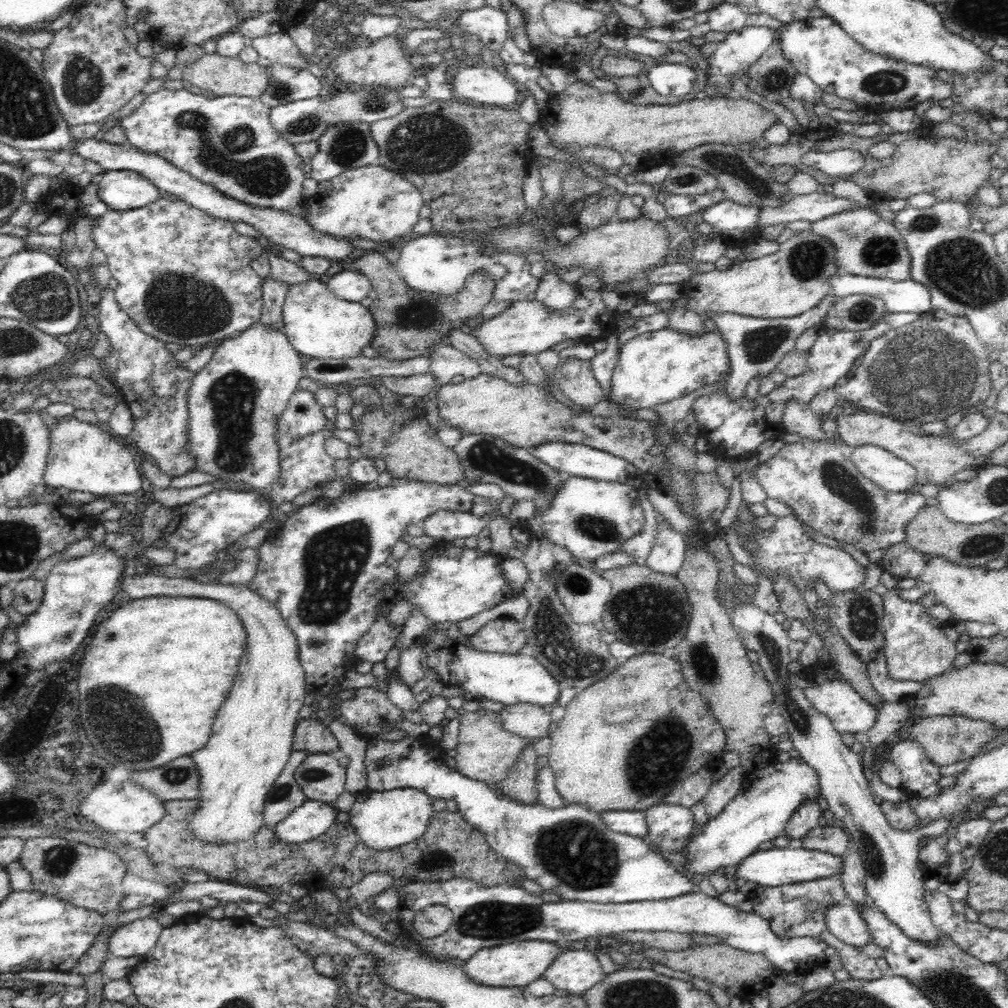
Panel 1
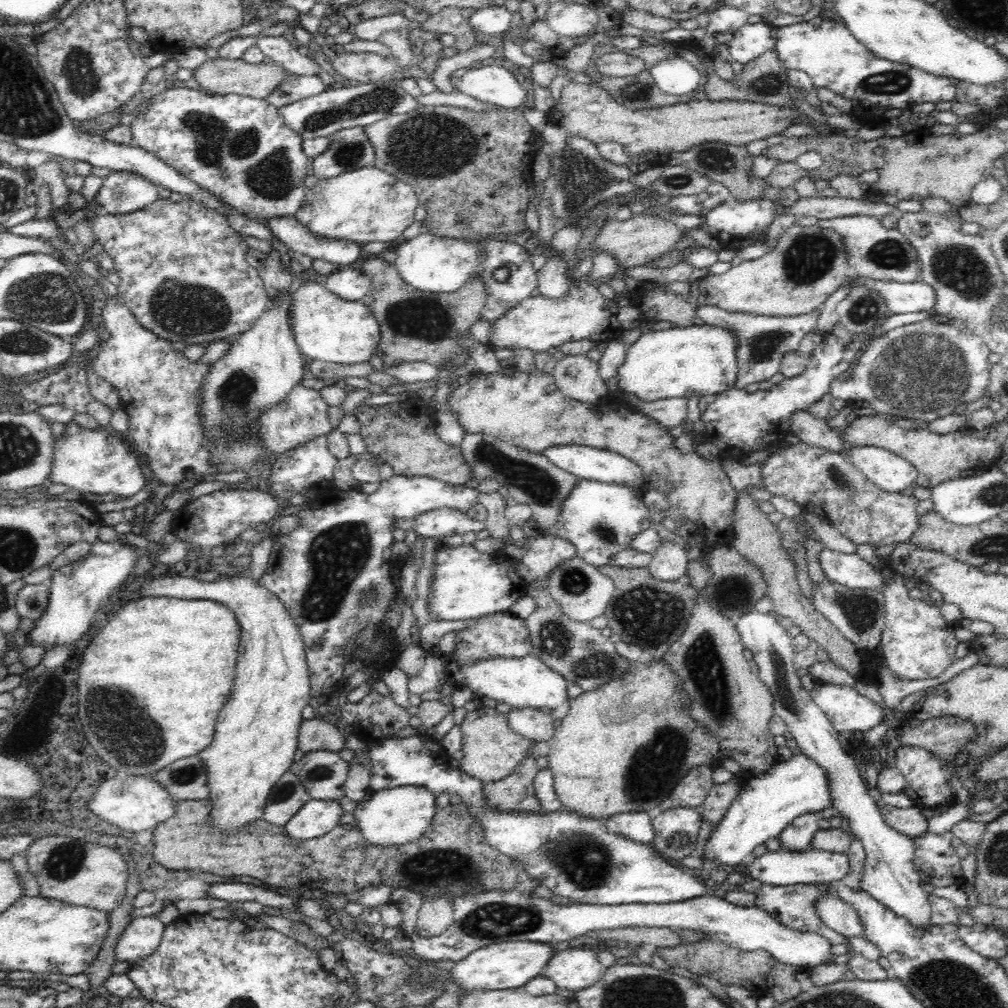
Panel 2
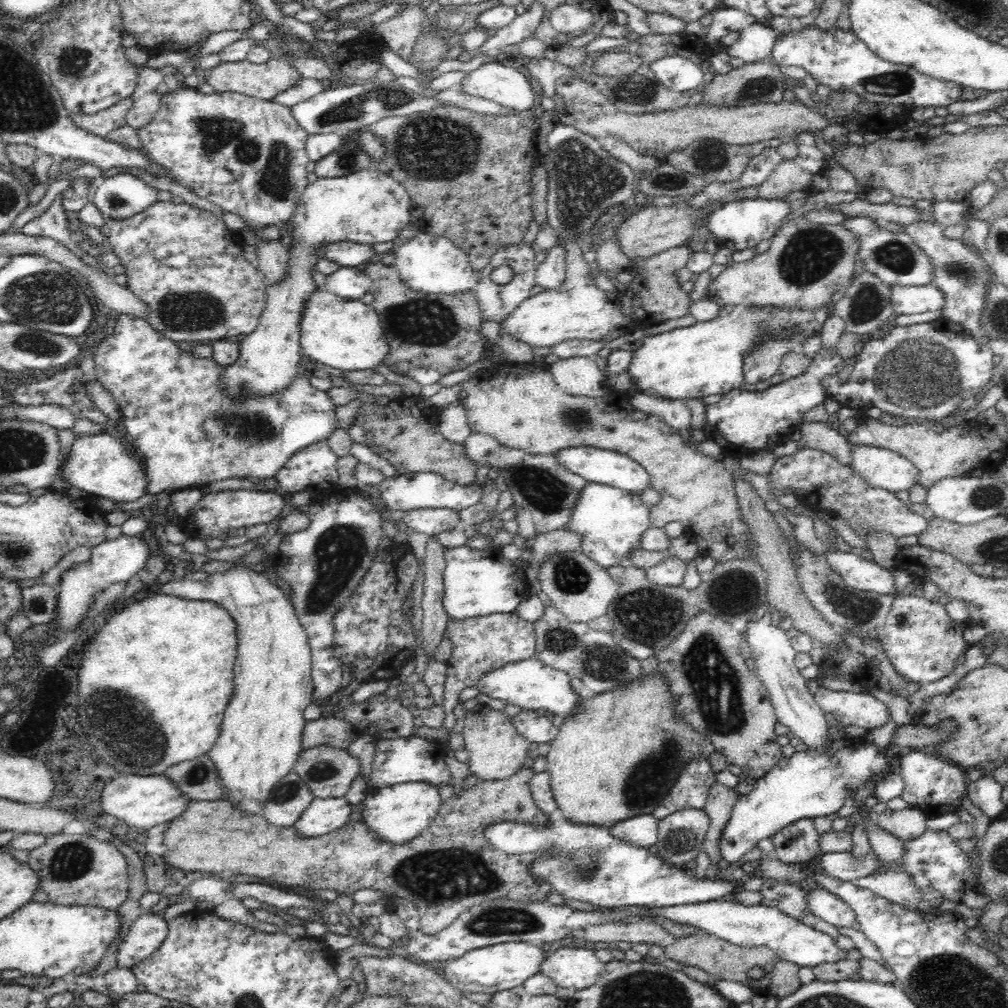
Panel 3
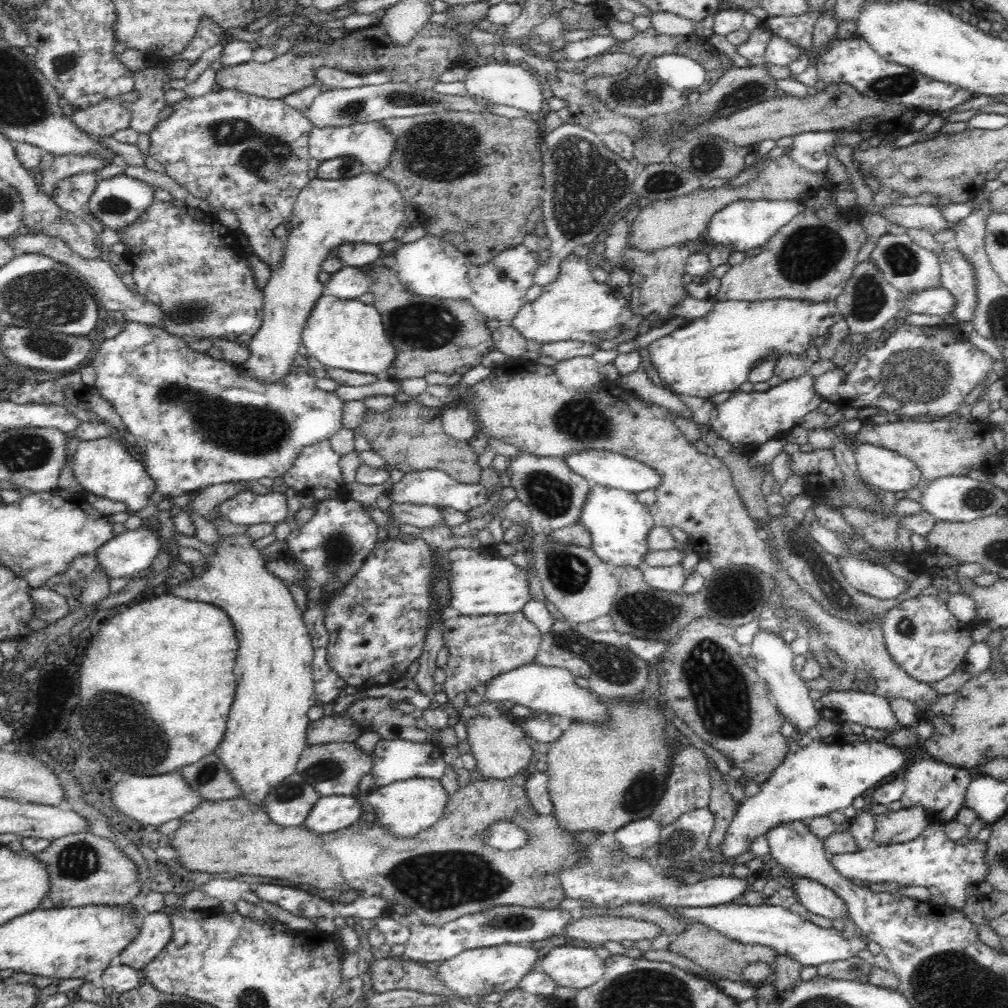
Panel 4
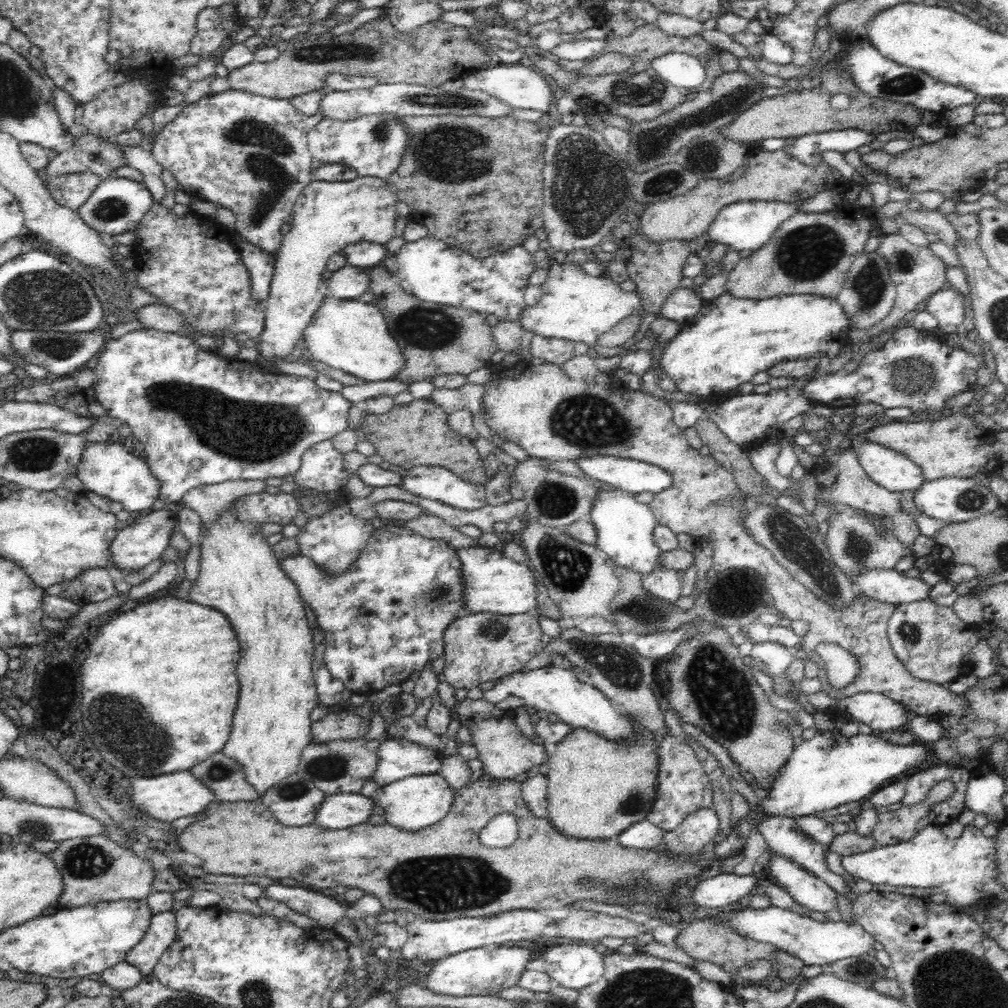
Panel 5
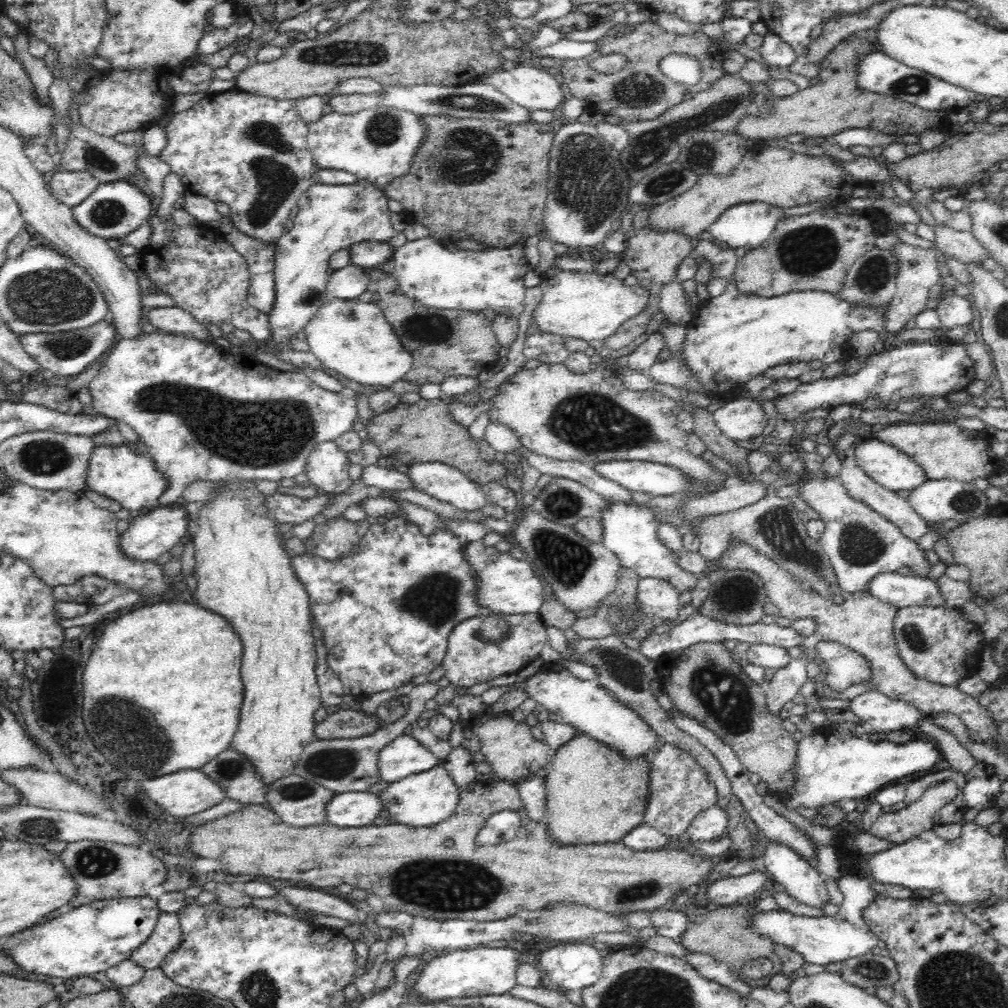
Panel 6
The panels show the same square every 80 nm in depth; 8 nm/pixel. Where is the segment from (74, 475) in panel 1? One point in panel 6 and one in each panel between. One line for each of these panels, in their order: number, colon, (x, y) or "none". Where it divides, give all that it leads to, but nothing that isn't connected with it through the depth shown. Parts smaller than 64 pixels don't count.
2: (93, 461)
3: (99, 464)
4: (103, 467)
5: (108, 469)
6: (116, 472)

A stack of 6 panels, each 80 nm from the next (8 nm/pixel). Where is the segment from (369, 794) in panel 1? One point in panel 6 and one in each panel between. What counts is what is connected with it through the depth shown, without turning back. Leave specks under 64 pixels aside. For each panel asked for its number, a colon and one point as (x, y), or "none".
2: (394, 816)
3: (398, 813)
4: (404, 808)
5: (412, 803)
6: (426, 798)

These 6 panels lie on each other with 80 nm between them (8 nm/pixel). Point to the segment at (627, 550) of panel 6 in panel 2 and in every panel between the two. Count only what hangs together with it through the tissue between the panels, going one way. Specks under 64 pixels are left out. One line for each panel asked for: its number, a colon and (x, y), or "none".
2: (599, 519)
3: (611, 522)
4: (618, 523)
5: (624, 527)

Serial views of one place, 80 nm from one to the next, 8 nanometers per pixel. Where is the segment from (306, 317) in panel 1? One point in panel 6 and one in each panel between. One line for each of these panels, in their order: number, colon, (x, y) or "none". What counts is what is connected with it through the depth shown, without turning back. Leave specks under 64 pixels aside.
2: (327, 328)
3: (347, 334)
4: (348, 334)
5: (350, 335)
6: (354, 338)

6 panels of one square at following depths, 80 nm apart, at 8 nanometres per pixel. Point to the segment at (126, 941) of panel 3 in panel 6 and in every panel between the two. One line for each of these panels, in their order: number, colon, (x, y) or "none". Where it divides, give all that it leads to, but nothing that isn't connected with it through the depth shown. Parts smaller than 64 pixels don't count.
4: (156, 931)
5: (162, 931)
6: (167, 935)

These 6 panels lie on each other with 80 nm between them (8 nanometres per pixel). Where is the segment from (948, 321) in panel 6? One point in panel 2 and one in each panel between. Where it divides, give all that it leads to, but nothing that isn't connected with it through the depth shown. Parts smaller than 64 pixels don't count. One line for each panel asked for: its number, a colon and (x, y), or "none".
2: (901, 298)
3: (906, 299)
4: (938, 301)
5: (946, 305)

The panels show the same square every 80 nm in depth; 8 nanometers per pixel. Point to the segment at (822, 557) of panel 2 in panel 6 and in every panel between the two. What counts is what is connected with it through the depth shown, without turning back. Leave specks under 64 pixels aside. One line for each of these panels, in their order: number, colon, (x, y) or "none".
3: (857, 572)
4: (873, 579)
5: (889, 586)
6: (902, 591)

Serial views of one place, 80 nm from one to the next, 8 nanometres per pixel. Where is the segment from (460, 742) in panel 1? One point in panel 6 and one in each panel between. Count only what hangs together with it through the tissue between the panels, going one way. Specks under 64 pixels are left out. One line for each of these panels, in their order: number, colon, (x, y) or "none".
2: (492, 750)
3: (496, 750)
4: (497, 742)
5: (504, 751)
6: (510, 750)

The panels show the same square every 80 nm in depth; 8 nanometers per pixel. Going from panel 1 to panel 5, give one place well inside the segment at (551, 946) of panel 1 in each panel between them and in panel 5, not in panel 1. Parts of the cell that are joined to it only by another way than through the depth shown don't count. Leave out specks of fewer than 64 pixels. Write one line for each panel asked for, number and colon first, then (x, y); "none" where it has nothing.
2: (507, 965)
3: (489, 970)
4: (480, 972)
5: (486, 971)

